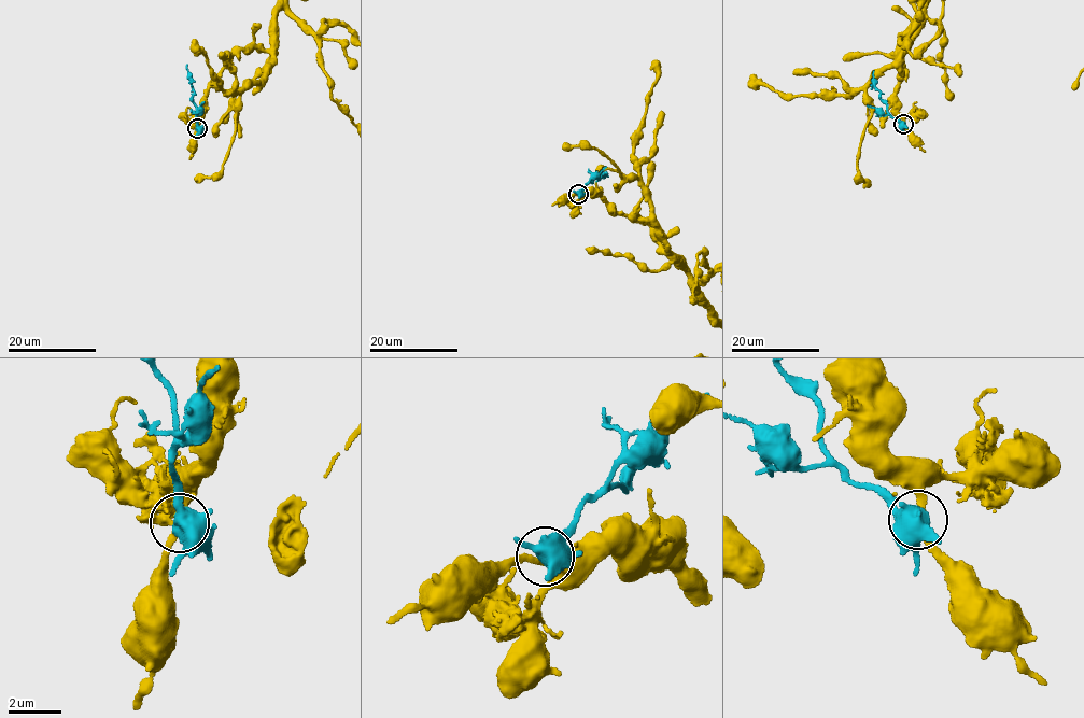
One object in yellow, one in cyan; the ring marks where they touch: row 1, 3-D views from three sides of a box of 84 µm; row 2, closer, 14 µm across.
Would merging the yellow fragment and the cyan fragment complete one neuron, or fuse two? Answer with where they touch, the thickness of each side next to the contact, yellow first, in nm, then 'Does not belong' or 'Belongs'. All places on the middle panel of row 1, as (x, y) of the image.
Place: (578, 194). Thickness 240 nm (yellow) against 550 nm. Does not belong

